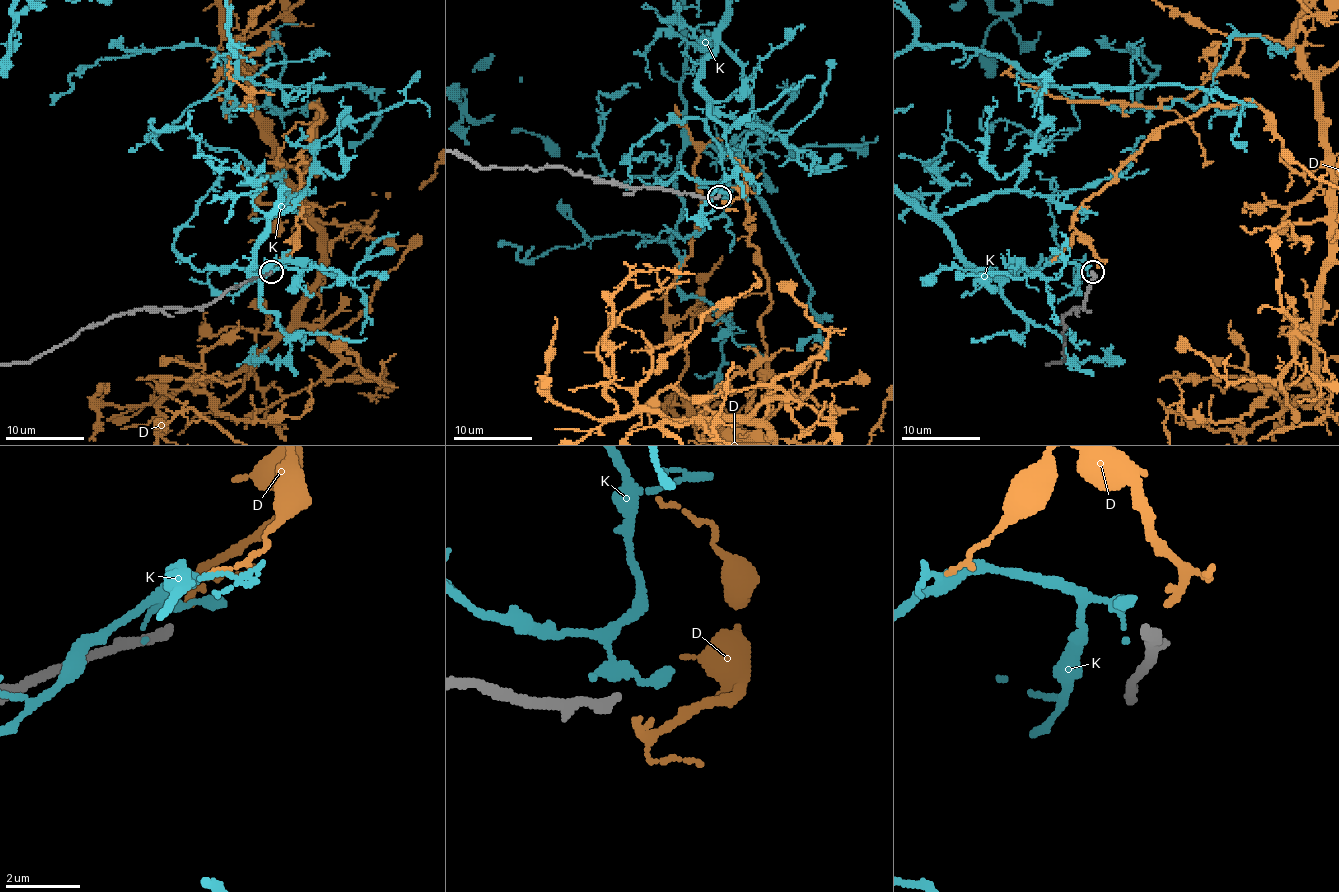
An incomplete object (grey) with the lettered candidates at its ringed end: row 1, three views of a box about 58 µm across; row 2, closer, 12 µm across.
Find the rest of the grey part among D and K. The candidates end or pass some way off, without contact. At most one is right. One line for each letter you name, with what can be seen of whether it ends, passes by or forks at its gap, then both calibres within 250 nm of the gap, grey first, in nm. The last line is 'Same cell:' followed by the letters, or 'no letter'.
Same cell: no letter

